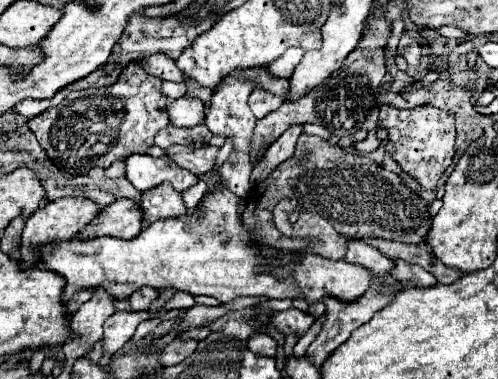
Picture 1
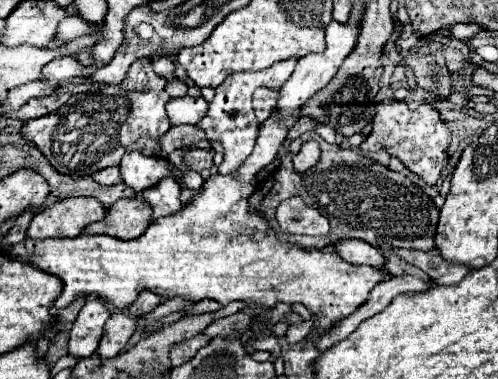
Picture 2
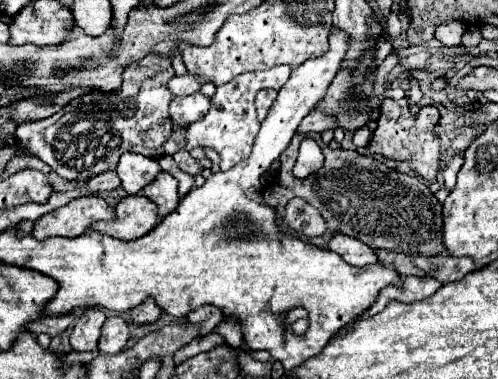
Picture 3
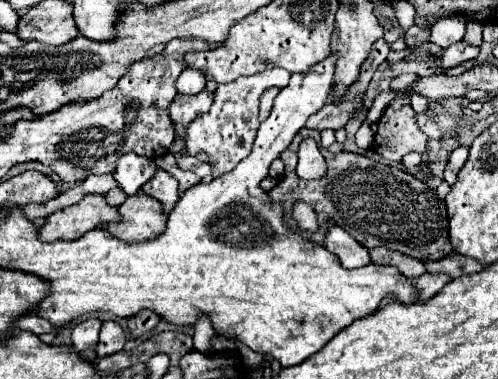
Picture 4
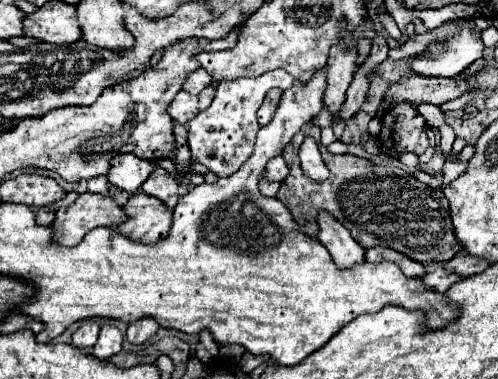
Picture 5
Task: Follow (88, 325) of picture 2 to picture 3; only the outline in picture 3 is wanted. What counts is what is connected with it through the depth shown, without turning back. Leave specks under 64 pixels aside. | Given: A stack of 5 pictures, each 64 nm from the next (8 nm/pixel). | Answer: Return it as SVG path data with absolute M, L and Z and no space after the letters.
M84 308L80 320L72 328L70 346L74 352L92 352L98 348L100 330L106 320L106 314L98 308Z

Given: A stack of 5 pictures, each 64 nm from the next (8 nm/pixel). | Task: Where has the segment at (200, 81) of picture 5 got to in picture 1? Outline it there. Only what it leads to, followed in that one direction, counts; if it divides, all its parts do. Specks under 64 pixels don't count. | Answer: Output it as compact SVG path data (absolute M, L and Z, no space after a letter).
M164 82L162 84L162 92L164 92L164 96L172 102L172 100L176 100L176 98L180 98L180 96L184 96L186 94L186 84L174 84L174 82Z

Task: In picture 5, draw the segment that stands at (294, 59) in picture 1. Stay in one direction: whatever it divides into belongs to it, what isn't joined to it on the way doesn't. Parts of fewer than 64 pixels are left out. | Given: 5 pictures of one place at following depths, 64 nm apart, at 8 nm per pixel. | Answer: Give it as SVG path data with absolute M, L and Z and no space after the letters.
M272 70L264 76L256 78L238 78L232 82L220 82L216 88L216 96L204 112L200 112L190 124L188 124L188 146L192 152L192 158L208 166L210 172L214 172L218 178L234 174L242 162L248 160L248 156L254 150L254 140L258 132L258 120L256 112L270 88L286 90L290 88L294 78L284 70Z

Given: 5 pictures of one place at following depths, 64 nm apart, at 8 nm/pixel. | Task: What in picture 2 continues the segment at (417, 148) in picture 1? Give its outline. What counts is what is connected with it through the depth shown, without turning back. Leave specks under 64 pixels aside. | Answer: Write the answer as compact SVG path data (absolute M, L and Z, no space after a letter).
M382 100L378 104L376 118L372 120L372 128L374 126L380 128L380 144L390 156L396 156L410 172L414 172L426 184L434 186L438 182L442 170L450 162L448 146L452 140L452 132L448 128L448 122L442 122L440 112L436 112L432 104L420 104L418 110L408 110L404 102Z

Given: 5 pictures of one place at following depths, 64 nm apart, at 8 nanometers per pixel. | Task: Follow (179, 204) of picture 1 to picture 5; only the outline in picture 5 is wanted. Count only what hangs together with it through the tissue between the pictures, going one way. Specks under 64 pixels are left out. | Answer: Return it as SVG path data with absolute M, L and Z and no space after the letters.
M156 168L150 174L150 178L142 184L142 192L162 200L168 210L174 210L174 206L178 202L178 182L162 168Z

